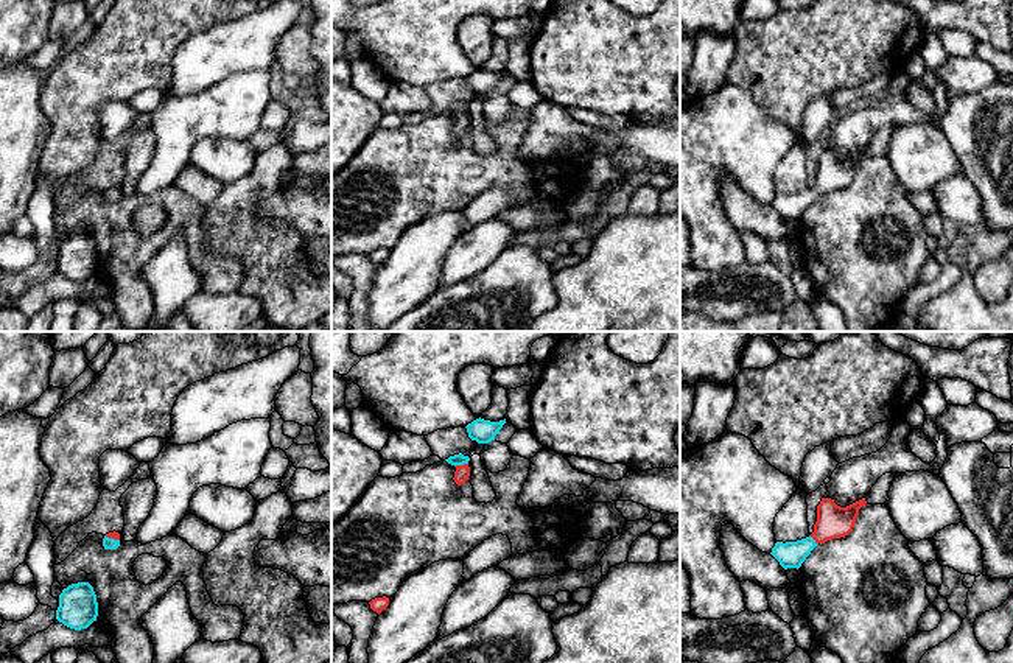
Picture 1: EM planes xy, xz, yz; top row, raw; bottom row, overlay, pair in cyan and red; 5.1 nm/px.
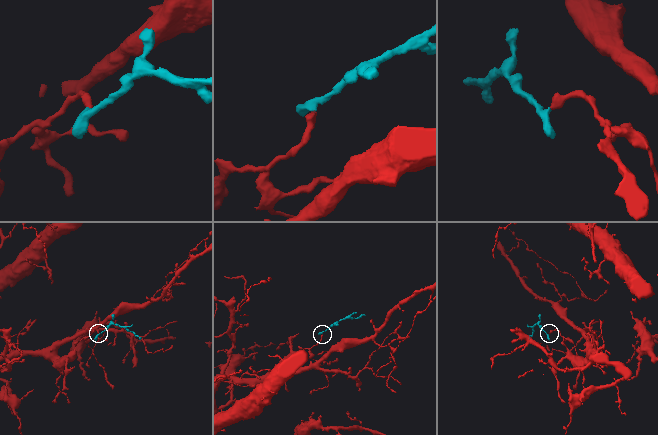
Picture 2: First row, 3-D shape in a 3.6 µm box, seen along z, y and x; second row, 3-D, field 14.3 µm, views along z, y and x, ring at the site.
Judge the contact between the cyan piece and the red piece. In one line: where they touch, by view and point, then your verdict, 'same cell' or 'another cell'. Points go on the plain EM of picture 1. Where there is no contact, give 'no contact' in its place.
xz (461, 115) | same cell

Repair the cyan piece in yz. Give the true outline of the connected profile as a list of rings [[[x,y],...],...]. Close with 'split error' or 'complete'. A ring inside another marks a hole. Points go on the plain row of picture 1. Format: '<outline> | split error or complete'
[[[822,149],[817,157],[814,184],[797,193],[776,193],[770,205],[784,221],[798,221],[818,195],[848,187],[854,179],[859,160],[865,156],[865,149],[862,149],[847,159],[840,159],[834,151]]] | split error

